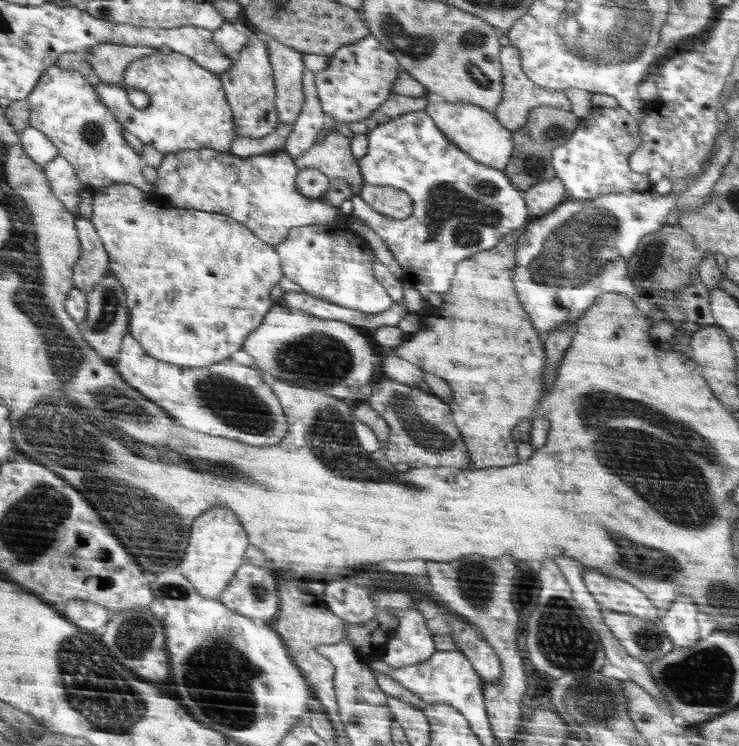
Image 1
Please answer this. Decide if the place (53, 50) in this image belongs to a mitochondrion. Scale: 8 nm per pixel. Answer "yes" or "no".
no

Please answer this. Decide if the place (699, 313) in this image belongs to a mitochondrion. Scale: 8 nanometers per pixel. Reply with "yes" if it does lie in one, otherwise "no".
no

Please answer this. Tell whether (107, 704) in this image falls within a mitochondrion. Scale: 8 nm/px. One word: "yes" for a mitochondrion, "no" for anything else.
yes

